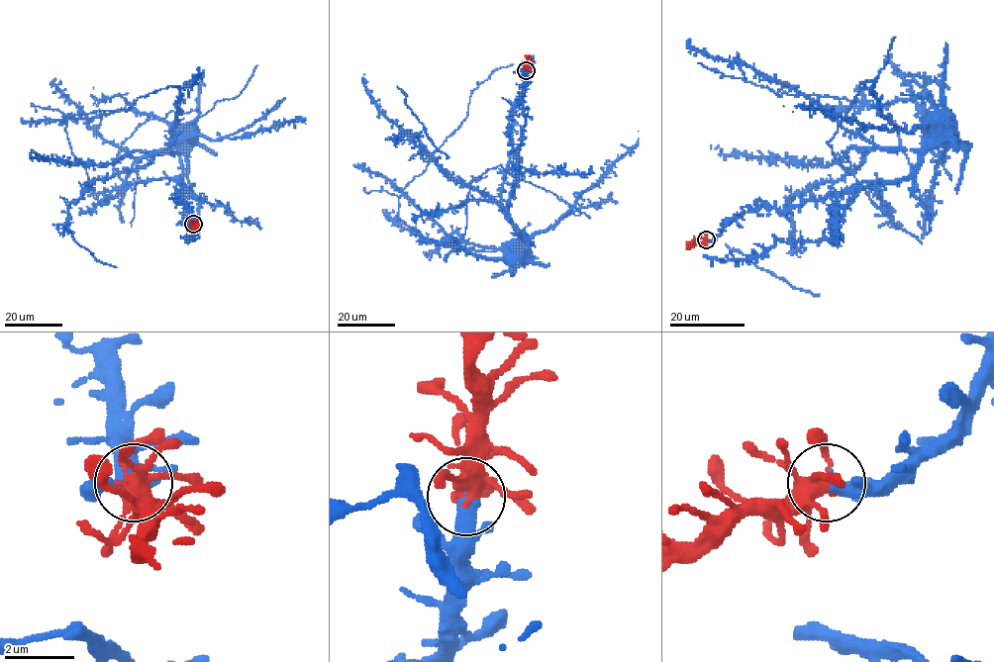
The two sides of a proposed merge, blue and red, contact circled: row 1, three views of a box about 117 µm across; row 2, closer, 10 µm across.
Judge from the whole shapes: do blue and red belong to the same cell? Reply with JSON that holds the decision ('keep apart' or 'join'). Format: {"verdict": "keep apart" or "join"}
{"verdict": "join"}

